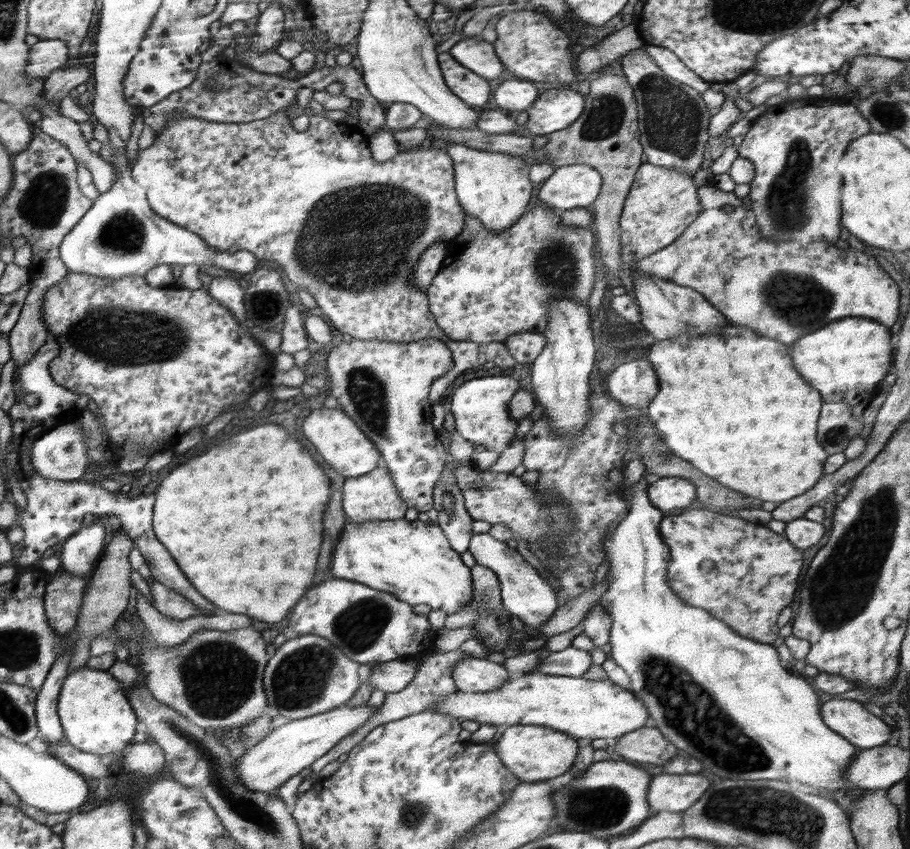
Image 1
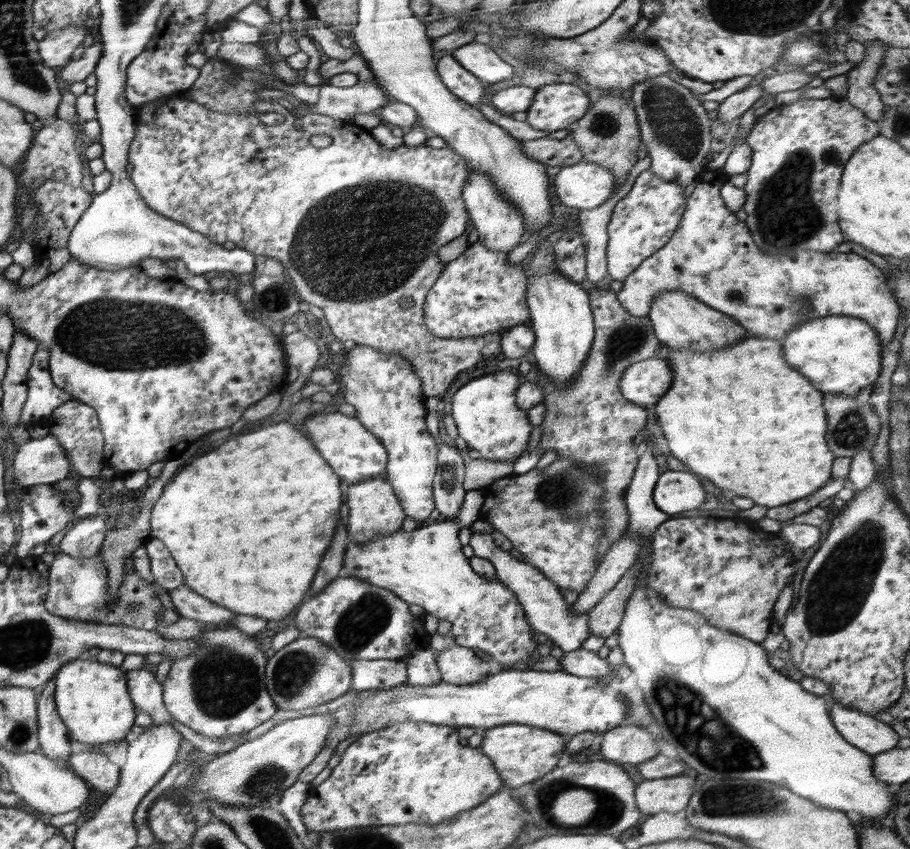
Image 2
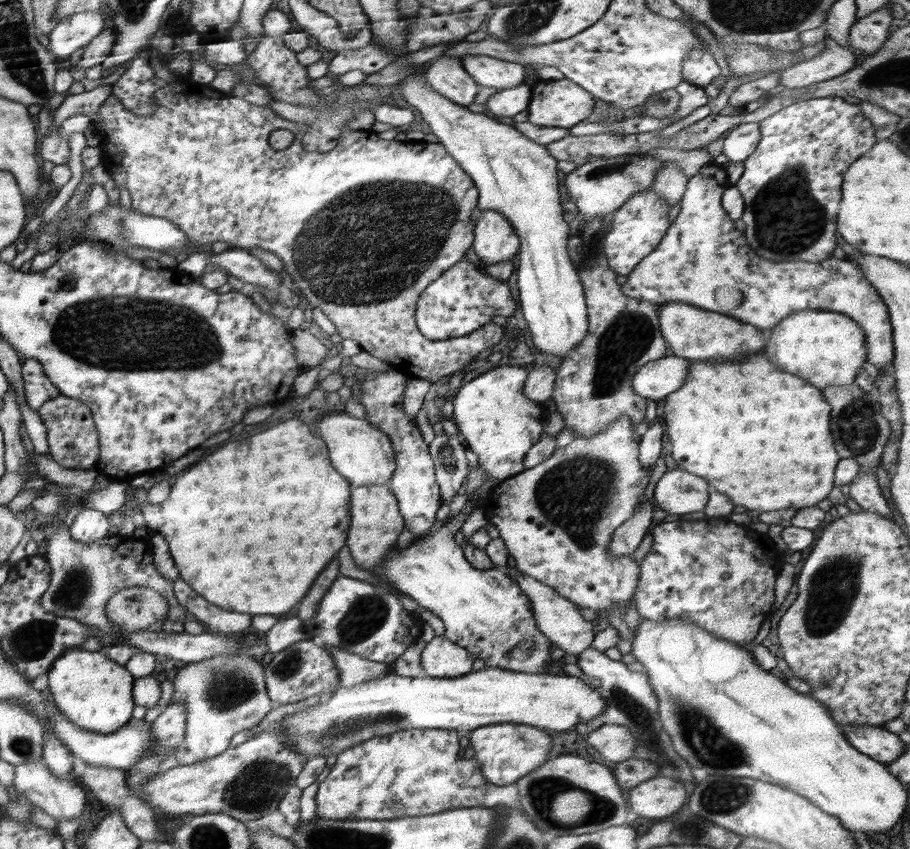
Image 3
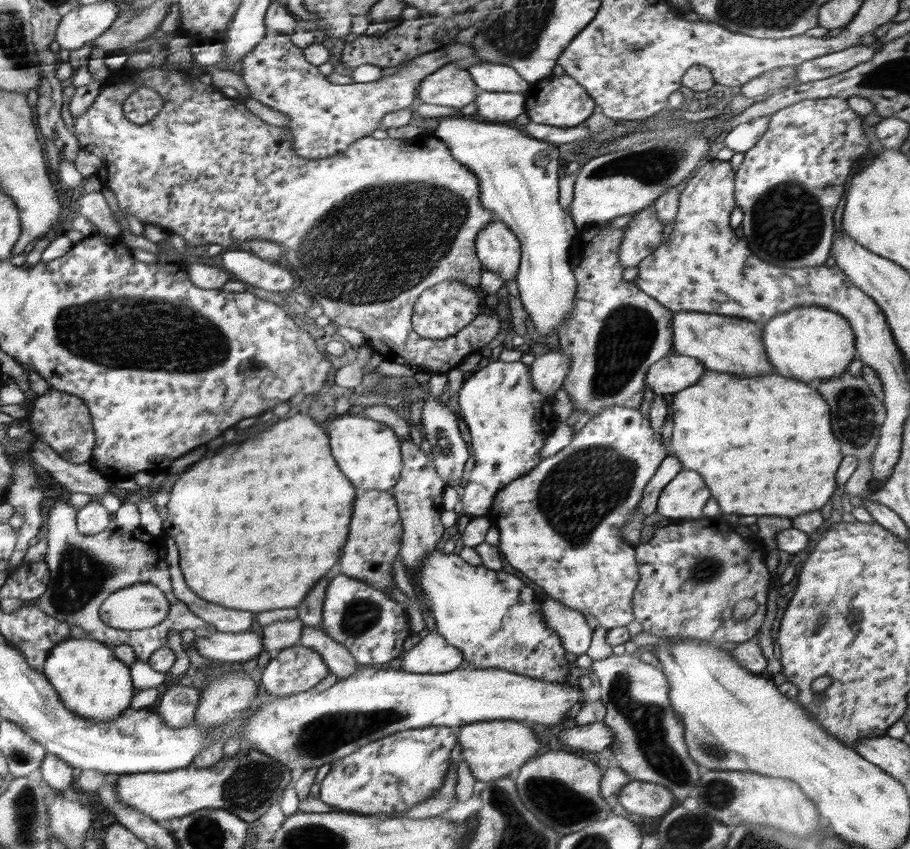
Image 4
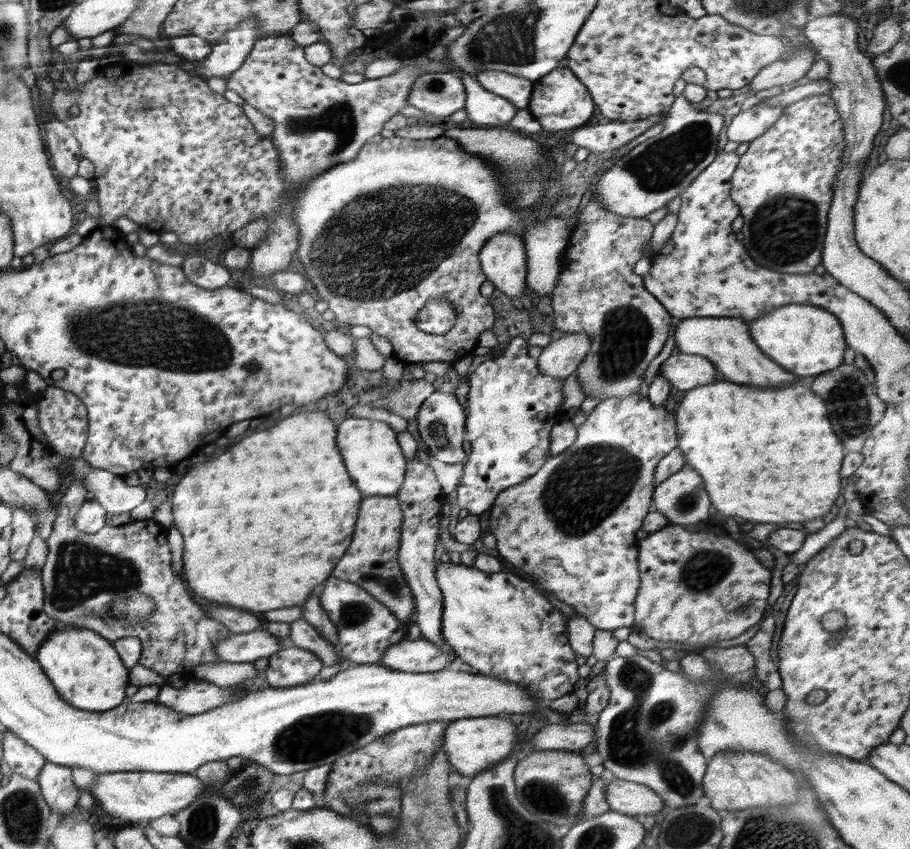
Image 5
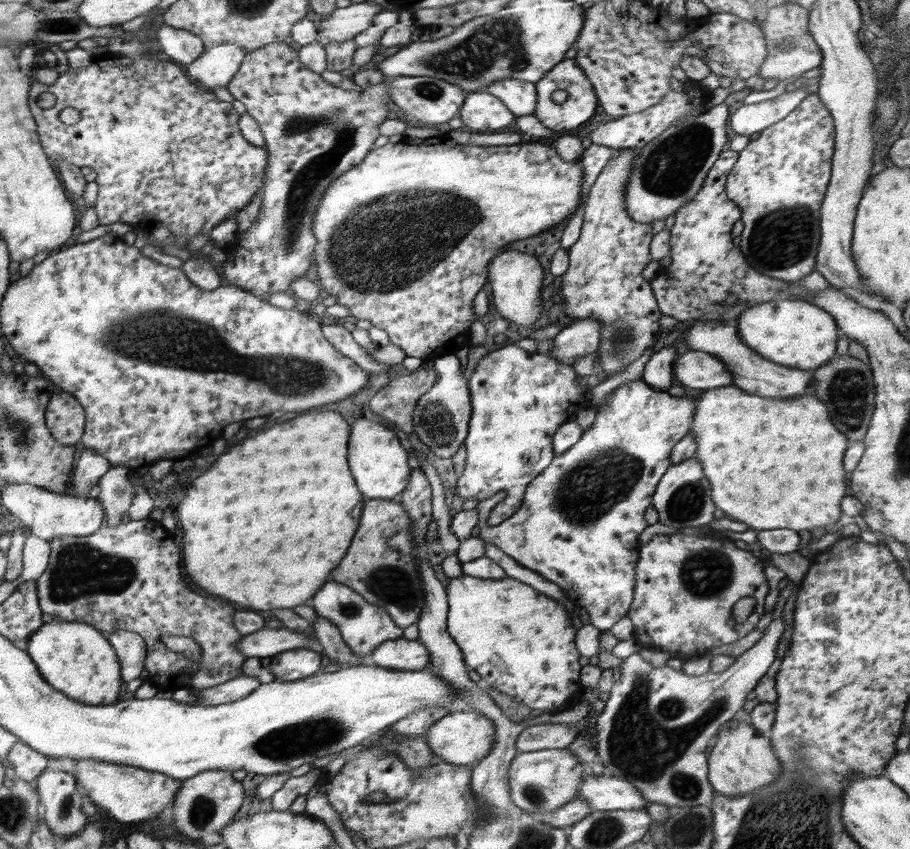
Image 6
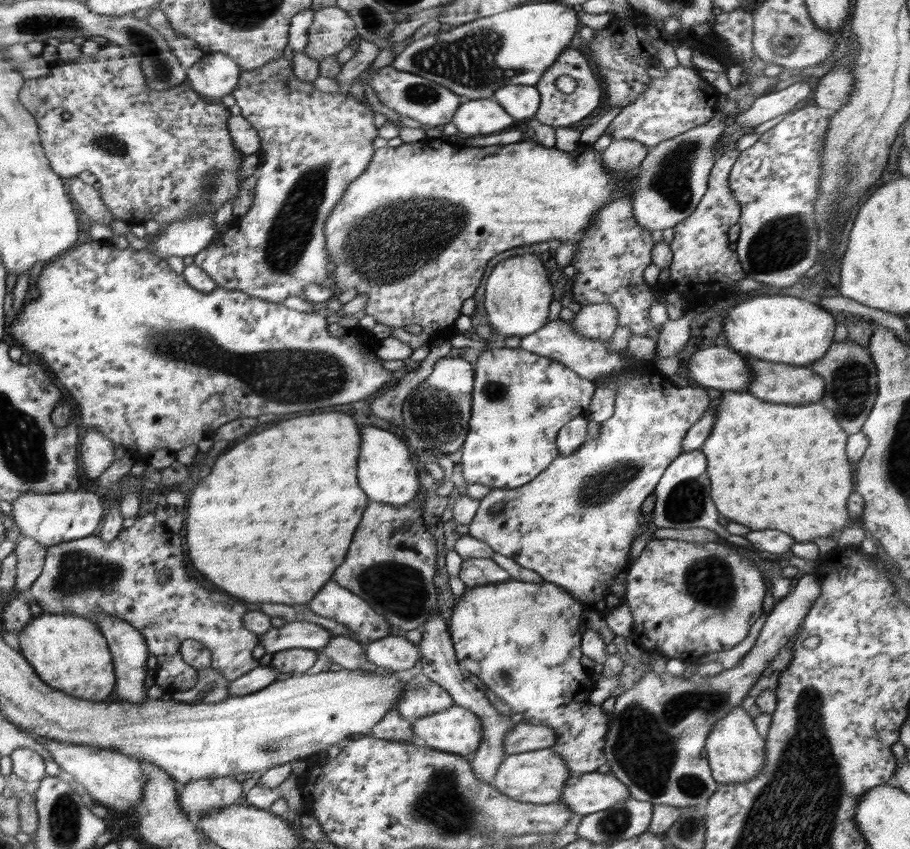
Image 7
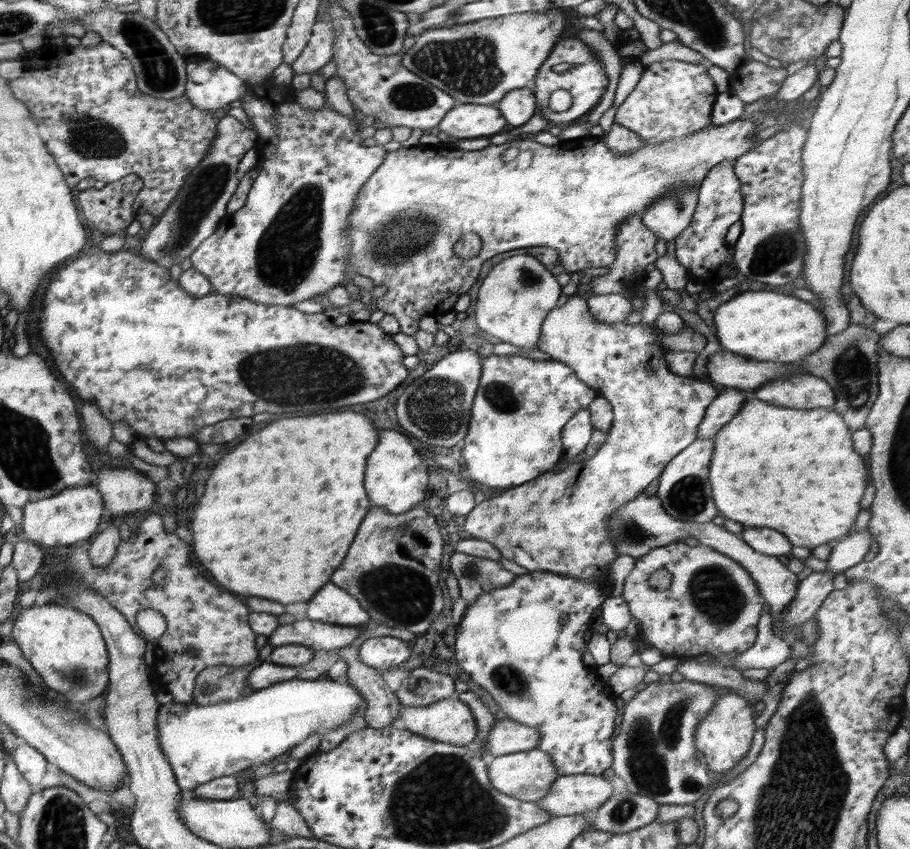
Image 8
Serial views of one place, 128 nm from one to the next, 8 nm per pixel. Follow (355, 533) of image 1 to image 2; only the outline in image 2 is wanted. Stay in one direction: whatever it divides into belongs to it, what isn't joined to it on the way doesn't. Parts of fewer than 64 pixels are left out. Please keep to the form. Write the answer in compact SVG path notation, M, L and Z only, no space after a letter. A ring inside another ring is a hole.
M477 489L466 493L465 497L460 510L452 521L439 519L428 526L419 524L414 531L400 530L394 534L388 534L388 536L378 536L364 546L352 542L346 550L343 567L346 567L346 572L350 573L350 576L391 590L409 605L418 604L425 609L426 613L436 617L440 622L448 622L451 625L449 634L454 636L456 645L484 650L492 656L491 663L496 667L501 664L512 666L520 660L526 660L532 652L537 650L538 643L532 639L533 629L530 627L526 613L522 609L522 603L516 599L514 591L508 589L504 583L500 583L498 577L484 579L482 575L472 569L469 559L464 556L458 540L458 532L462 531L462 528L470 528L480 519L481 510L485 505L485 494Z

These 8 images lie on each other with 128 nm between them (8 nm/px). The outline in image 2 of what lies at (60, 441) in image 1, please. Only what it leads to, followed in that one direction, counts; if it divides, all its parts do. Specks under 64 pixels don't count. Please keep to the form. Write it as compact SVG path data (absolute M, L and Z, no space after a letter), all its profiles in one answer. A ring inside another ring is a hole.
M54 434L30 439L18 447L15 455L12 480L19 487L56 485L73 474L64 448Z

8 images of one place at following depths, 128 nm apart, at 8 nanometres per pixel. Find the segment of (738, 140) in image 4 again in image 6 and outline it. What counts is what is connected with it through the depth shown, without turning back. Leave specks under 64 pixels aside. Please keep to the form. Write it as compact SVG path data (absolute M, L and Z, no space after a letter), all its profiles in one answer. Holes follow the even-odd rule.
M800 88L755 104L740 104L729 116L730 133L733 136L744 134L750 137L755 132L762 132L782 120L811 93L812 90Z

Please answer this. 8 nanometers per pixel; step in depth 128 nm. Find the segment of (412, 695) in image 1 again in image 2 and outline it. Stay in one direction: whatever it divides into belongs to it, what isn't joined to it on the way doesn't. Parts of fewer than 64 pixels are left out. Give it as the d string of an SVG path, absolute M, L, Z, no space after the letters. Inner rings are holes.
M424 646L422 649L414 650L405 658L408 684L428 687L443 682L436 664L436 655L437 651L430 646Z

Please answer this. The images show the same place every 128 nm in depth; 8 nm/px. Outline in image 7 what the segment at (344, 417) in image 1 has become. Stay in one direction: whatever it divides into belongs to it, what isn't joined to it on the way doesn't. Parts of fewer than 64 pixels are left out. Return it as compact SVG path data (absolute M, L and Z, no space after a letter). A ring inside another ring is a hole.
M368 426L362 430L362 446L358 458L358 482L368 494L370 502L385 503L401 508L412 501L422 484L417 466L410 462L410 452L402 434L390 434L386 430Z

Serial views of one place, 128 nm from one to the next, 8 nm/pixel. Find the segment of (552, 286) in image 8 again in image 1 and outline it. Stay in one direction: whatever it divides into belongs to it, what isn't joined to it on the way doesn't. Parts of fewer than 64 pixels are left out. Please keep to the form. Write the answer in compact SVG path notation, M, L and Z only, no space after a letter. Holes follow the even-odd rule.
M464 144L448 146L446 153L454 161L455 190L461 207L468 215L478 218L486 230L500 234L526 214L532 196L532 182L524 170L528 160L520 156L478 151Z

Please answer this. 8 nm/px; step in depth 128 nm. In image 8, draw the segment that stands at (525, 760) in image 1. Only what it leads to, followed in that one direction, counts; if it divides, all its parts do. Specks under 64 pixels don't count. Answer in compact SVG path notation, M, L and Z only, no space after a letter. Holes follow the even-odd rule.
M456 691L448 698L438 699L438 701L424 706L413 707L400 704L400 715L394 721L394 725L398 729L410 730L410 732L428 739L457 745L468 746L477 736L477 723L471 708L458 699Z

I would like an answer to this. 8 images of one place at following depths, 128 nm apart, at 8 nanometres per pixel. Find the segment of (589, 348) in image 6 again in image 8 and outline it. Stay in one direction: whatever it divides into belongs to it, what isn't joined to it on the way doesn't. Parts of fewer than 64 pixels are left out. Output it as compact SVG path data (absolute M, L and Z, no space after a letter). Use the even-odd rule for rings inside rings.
M616 293L588 296L590 313L602 323L624 321L632 313L632 301L628 295Z

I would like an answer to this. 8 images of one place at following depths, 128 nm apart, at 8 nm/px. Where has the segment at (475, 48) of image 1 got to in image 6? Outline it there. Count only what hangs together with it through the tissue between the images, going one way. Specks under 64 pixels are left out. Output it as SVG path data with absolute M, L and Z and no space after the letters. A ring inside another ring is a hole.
M518 80L494 82L486 90L502 100L516 116L532 115L537 102L537 90L534 83Z

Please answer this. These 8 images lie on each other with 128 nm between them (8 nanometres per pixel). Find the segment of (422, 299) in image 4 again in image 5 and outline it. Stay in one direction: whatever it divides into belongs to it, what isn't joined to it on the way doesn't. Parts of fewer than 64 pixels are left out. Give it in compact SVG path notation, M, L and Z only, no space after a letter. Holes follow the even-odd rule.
M442 298L442 300L430 300L422 310L418 310L416 327L430 334L446 334L454 327L456 314L454 308Z

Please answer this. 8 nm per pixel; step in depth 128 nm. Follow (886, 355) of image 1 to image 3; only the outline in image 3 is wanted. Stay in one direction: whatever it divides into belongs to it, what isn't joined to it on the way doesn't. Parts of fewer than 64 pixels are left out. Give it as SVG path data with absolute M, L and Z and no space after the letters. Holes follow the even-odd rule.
M806 309L792 313L782 319L772 329L772 335L766 344L766 356L768 360L790 374L803 378L820 390L828 386L842 386L854 383L854 377L860 367L866 363L866 340L860 325L849 316L842 313Z

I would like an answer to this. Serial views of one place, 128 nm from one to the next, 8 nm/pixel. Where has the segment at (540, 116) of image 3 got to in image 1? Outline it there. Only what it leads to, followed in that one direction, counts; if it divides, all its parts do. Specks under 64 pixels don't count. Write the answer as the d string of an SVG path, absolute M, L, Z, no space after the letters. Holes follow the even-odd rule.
M566 88L549 89L534 101L534 104L525 111L528 113L528 121L525 128L533 136L548 135L570 126L584 110L584 95L578 91Z

